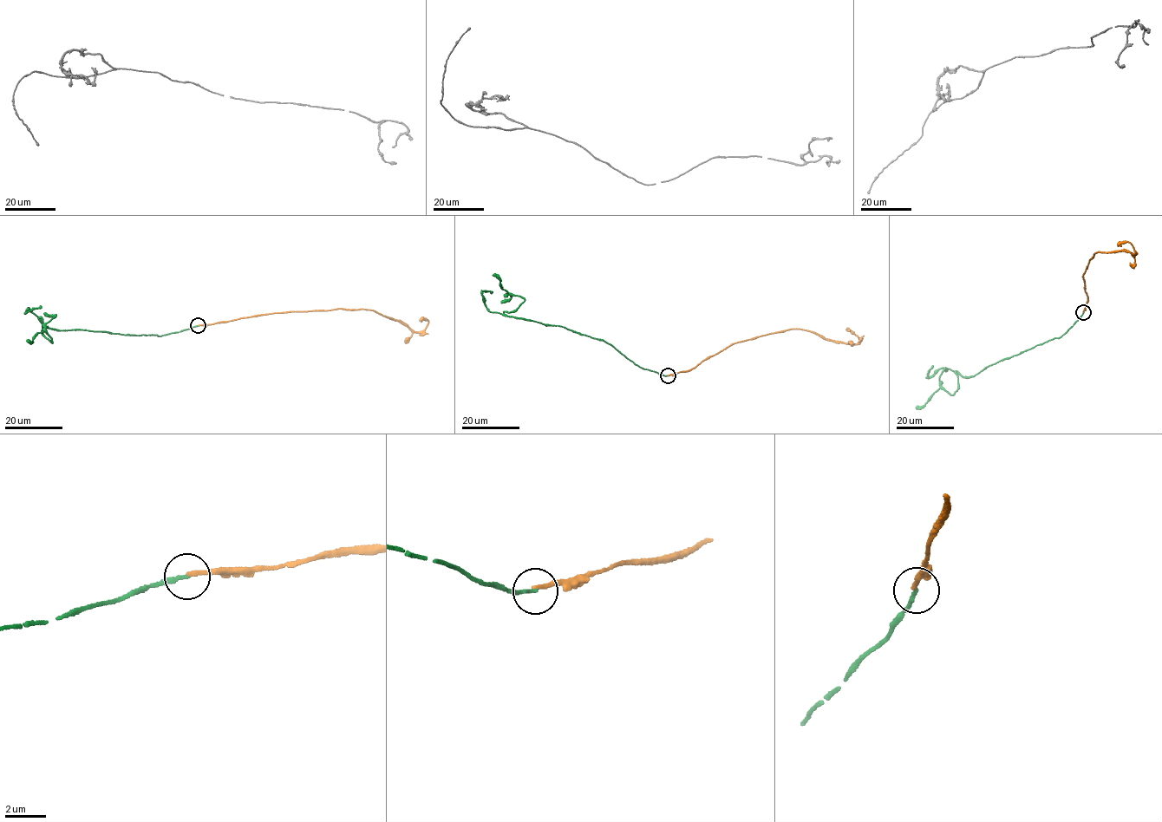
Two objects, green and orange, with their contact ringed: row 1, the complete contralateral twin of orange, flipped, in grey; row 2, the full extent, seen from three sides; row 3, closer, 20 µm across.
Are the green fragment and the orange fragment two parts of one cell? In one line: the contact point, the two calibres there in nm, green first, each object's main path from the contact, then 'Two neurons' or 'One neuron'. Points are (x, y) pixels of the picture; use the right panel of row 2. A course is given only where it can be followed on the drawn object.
Place: (1083, 312). Thickness 160 nm (green) against 200 nm. Course of green: (1084, 312), (1062, 335), (968, 378), (956, 371), (958, 388), (952, 395), (940, 388), (923, 406), (916, 407). Course of orange: (1083, 311), (1088, 300), (1083, 275), (1094, 253), (1126, 250), (1136, 253), (1127, 242), (1118, 246). Two neurons

